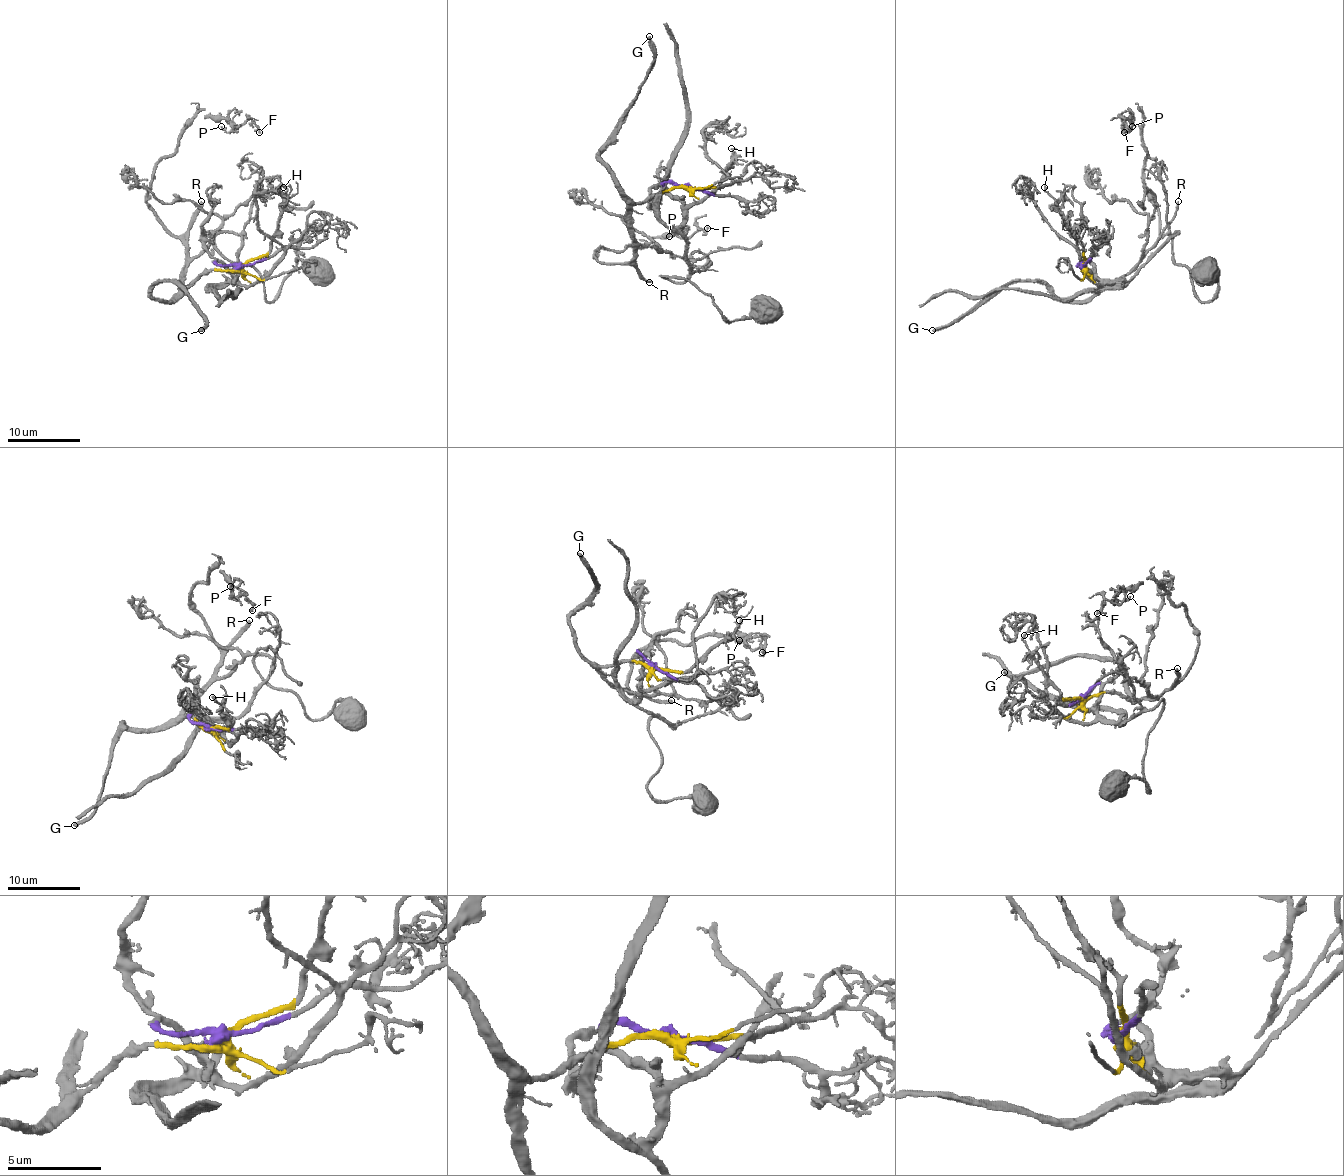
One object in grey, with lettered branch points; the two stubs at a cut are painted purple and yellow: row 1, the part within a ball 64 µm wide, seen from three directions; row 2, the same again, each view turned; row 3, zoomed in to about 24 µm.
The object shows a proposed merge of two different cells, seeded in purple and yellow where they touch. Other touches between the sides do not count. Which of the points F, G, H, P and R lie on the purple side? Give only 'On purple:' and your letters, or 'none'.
On purple: none

